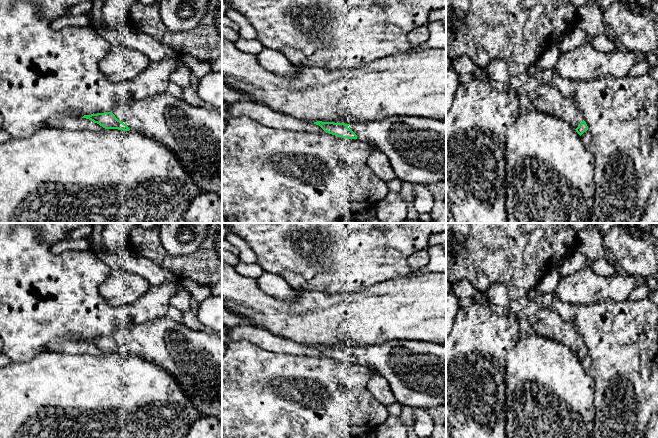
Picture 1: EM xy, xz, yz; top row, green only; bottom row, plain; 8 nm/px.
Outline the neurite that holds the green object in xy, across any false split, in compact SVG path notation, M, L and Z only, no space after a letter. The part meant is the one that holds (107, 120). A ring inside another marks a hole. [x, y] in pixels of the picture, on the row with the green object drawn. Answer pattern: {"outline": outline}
{"outline": "M169 92L157 94L142 100L133 100L121 103L112 112L84 115L105 129L118 129L129 131L130 129L142 135L155 139L169 148L182 162L186 171L202 192L212 192L222 198L222 114L208 110L204 107L193 106L179 99Z"}

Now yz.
{"outline": "M542 84L528 96L533 109L565 121L580 136L588 130L588 126L576 102L564 96L554 85Z"}

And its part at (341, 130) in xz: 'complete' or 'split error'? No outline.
split error

